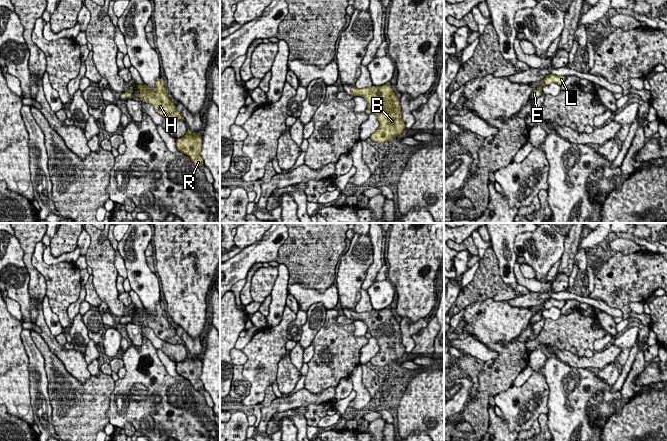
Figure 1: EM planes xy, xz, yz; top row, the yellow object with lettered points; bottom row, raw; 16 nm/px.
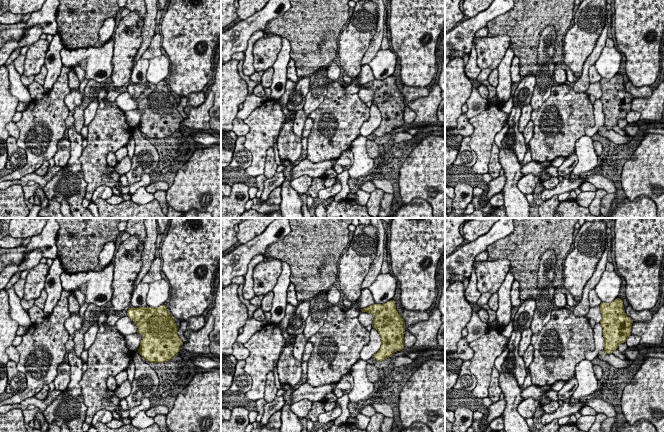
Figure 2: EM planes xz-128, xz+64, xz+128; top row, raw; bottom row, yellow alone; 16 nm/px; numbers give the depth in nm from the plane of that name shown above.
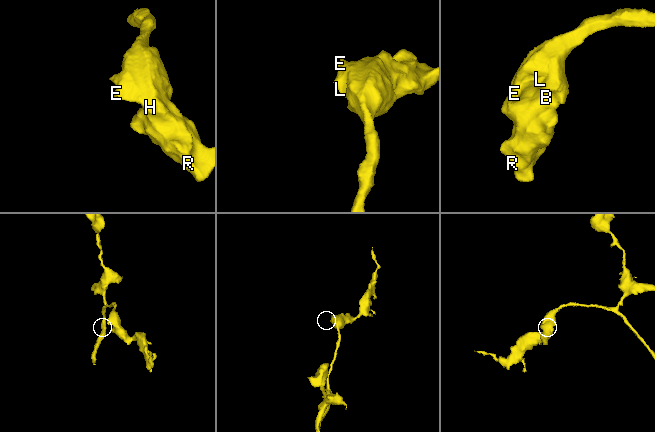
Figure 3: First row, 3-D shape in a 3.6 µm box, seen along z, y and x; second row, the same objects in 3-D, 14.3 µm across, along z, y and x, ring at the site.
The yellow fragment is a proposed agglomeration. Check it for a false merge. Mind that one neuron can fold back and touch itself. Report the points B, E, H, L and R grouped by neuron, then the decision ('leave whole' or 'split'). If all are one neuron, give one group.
groups B E H L R; leave whole

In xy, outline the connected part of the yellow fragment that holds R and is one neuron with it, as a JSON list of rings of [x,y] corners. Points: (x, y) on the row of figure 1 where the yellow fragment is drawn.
[[[188,129],[184,137],[176,139],[176,147],[179,152],[189,156],[195,166],[200,167],[203,164],[203,159],[200,156],[202,149],[201,133],[193,133]]]

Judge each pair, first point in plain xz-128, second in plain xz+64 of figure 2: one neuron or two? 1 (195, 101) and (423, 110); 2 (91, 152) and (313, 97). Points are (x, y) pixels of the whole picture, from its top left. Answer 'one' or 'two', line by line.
1: two
2: two

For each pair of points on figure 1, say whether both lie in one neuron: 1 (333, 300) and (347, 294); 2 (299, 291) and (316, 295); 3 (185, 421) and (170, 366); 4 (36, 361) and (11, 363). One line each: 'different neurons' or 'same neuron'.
1: different neurons
2: same neuron
3: different neurons
4: different neurons

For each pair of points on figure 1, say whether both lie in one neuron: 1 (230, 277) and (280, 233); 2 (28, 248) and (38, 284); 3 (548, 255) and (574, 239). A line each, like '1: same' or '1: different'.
1: same
2: same
3: different

